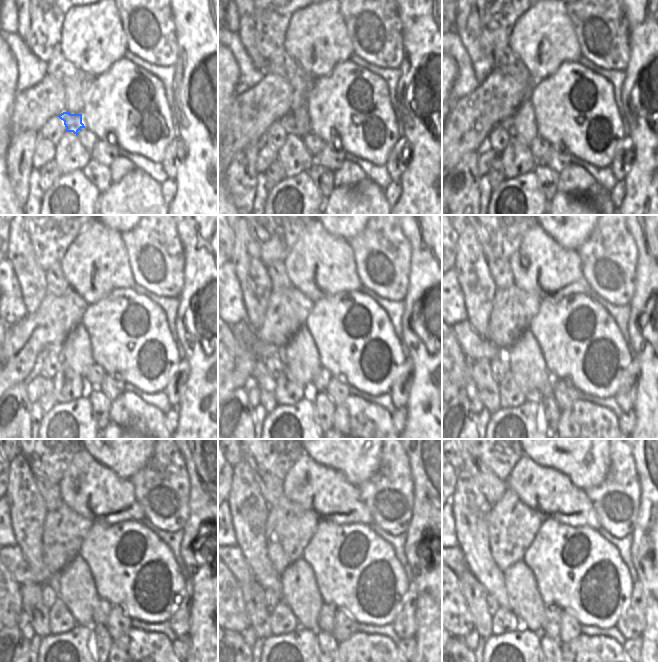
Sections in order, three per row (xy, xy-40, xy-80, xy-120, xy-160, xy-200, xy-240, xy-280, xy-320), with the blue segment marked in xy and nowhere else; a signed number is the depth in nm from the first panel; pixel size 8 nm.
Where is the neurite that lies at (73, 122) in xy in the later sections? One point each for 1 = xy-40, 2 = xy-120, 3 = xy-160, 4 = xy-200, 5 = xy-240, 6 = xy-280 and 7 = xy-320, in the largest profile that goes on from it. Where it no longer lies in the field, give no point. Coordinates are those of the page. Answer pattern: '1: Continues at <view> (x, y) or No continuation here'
1: Continues at xy-40 (287, 122)
2: Continues at xy-120 (55, 348)
3: Continues at xy-160 (245, 335)
4: Continues at xy-200 (474, 347)
5: Continues at xy-240 (14, 561)
6: Continues at xy-280 (238, 566)
7: Continues at xy-320 (462, 566).

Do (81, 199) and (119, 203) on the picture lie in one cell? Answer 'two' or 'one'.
two

